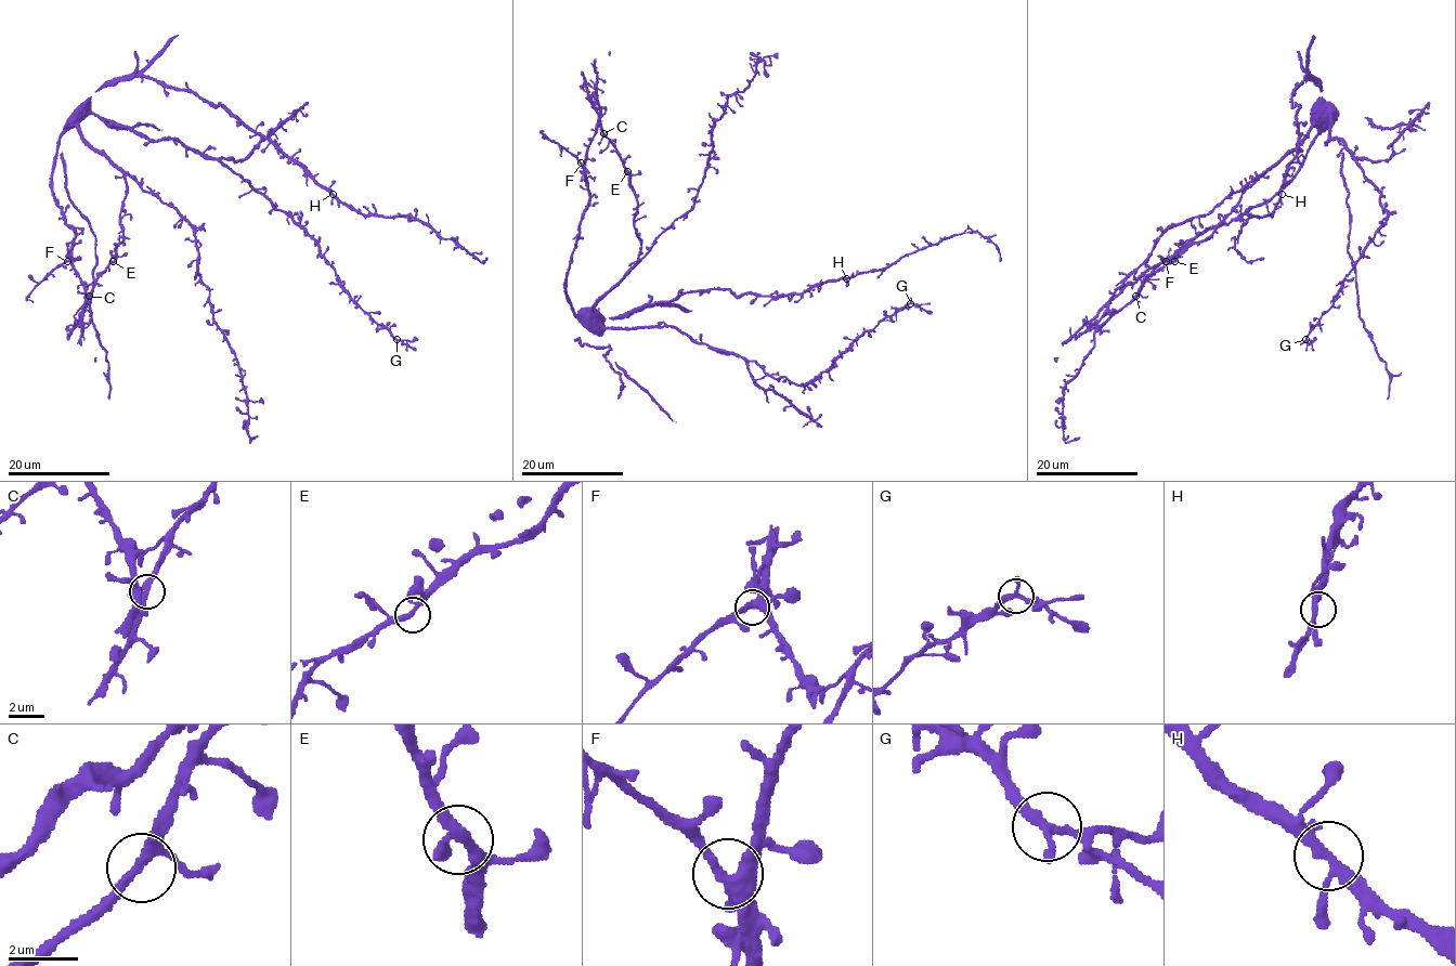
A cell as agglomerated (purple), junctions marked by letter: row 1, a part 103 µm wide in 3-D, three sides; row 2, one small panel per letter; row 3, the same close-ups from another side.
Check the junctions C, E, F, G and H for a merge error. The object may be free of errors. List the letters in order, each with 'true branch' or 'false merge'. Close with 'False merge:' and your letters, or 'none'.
C: true branch
E: true branch
F: true branch
G: true branch
H: true branch
False merge: none

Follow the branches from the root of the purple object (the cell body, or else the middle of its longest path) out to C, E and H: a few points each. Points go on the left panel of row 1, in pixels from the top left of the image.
C: (87, 108), (80, 134), (124, 174), (127, 187), (124, 238), (89, 296)
E: (87, 108), (79, 121), (80, 134), (124, 174), (127, 187), (120, 213), (124, 238), (113, 261)
H: (87, 108), (96, 91), (133, 77), (148, 77), (171, 87), (191, 89), (268, 136), (333, 194)

